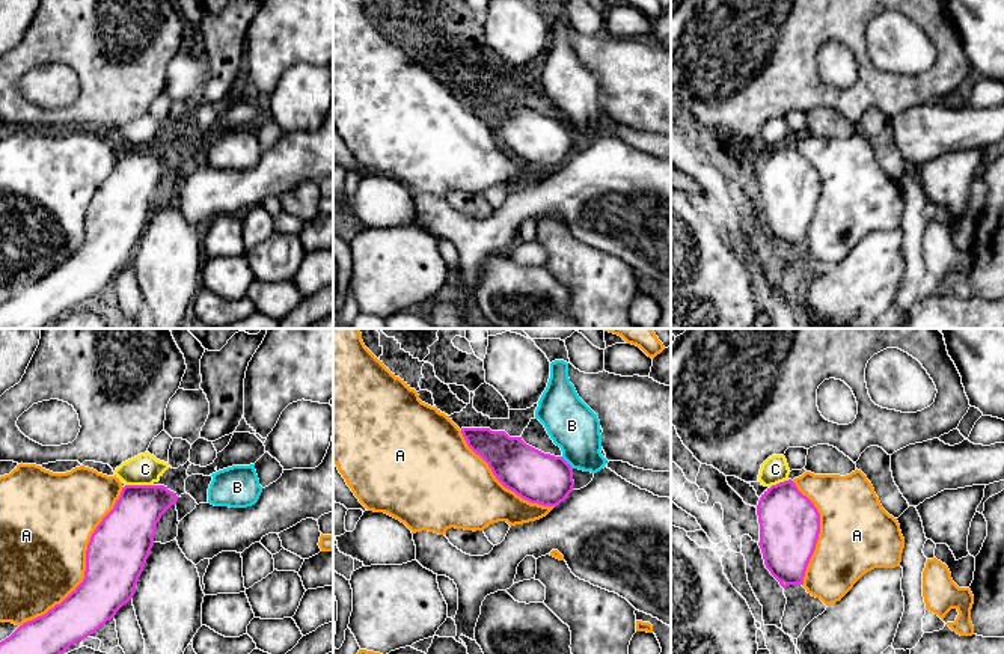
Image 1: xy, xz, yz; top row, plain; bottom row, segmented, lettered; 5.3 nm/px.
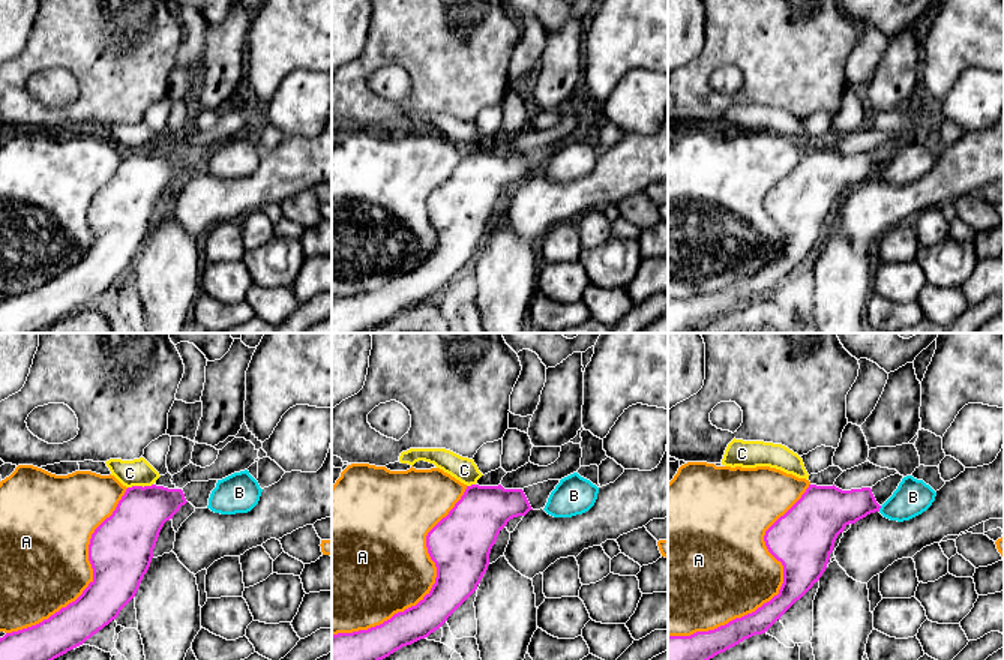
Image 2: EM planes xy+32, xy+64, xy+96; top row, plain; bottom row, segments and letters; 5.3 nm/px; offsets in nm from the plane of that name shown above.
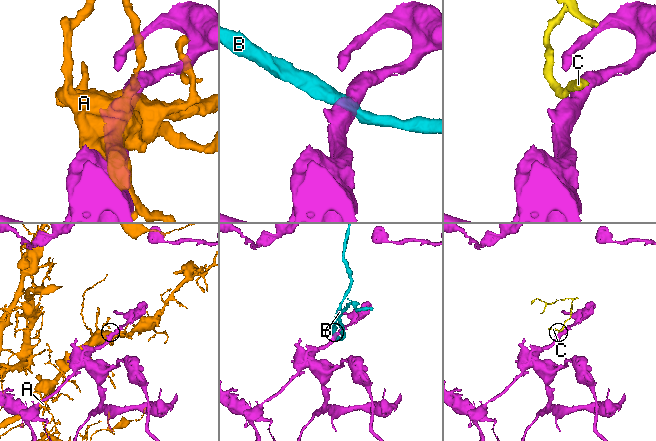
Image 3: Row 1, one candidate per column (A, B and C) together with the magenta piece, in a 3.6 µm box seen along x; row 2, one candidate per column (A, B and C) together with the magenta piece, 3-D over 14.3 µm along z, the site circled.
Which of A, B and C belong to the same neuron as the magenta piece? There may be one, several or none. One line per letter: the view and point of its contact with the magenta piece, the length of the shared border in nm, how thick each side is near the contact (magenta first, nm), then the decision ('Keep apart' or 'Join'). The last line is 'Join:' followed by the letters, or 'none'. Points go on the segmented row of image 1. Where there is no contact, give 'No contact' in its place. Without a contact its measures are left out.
A: Touches magenta at xy (86, 565). Shared border 900 nm. Thickness 320 nm (magenta) against 460 nm. Keep apart
B: Touches magenta at xz (567, 463). Shared border 90 nm. Thickness 280 nm (magenta) against 260 nm. Keep apart
C: Touches magenta at xy (139, 485). Shared border 150 nm. Thickness 280 nm (magenta) against 170 nm. Keep apart
Join: none

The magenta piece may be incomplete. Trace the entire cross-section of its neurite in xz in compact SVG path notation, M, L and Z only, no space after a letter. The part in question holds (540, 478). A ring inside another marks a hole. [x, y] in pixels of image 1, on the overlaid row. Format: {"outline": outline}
{"outline": "M461 428L461 434L496 479L522 499L556 506L573 491L573 469L562 457L544 454L505 431Z"}

